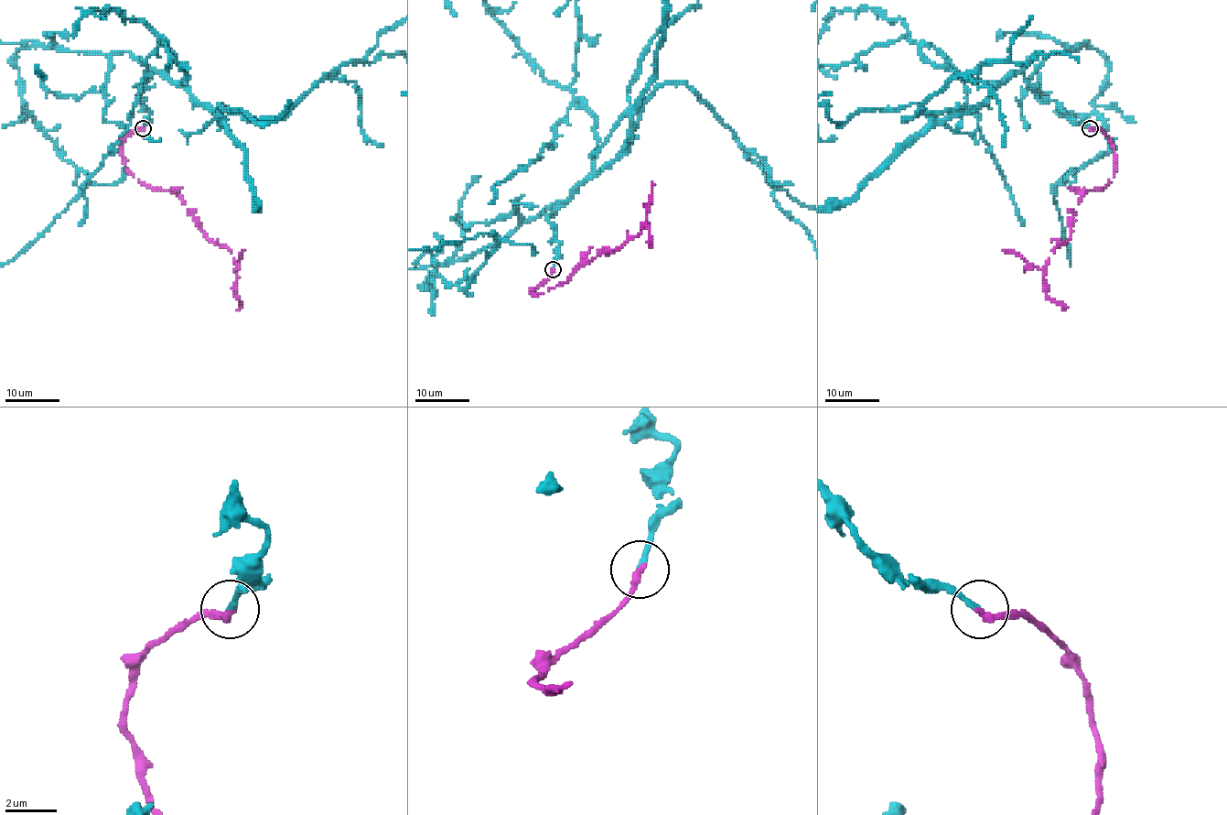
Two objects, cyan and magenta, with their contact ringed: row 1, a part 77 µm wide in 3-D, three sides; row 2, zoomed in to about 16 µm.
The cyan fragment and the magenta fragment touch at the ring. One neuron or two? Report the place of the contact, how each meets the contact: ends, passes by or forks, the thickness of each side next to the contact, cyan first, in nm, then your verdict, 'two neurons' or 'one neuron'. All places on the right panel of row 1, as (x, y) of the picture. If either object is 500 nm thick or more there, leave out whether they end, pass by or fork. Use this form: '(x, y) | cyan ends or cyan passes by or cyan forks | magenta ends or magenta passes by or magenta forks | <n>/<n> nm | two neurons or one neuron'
(1090, 128) | cyan ends | magenta ends | 200/280 nm | one neuron

